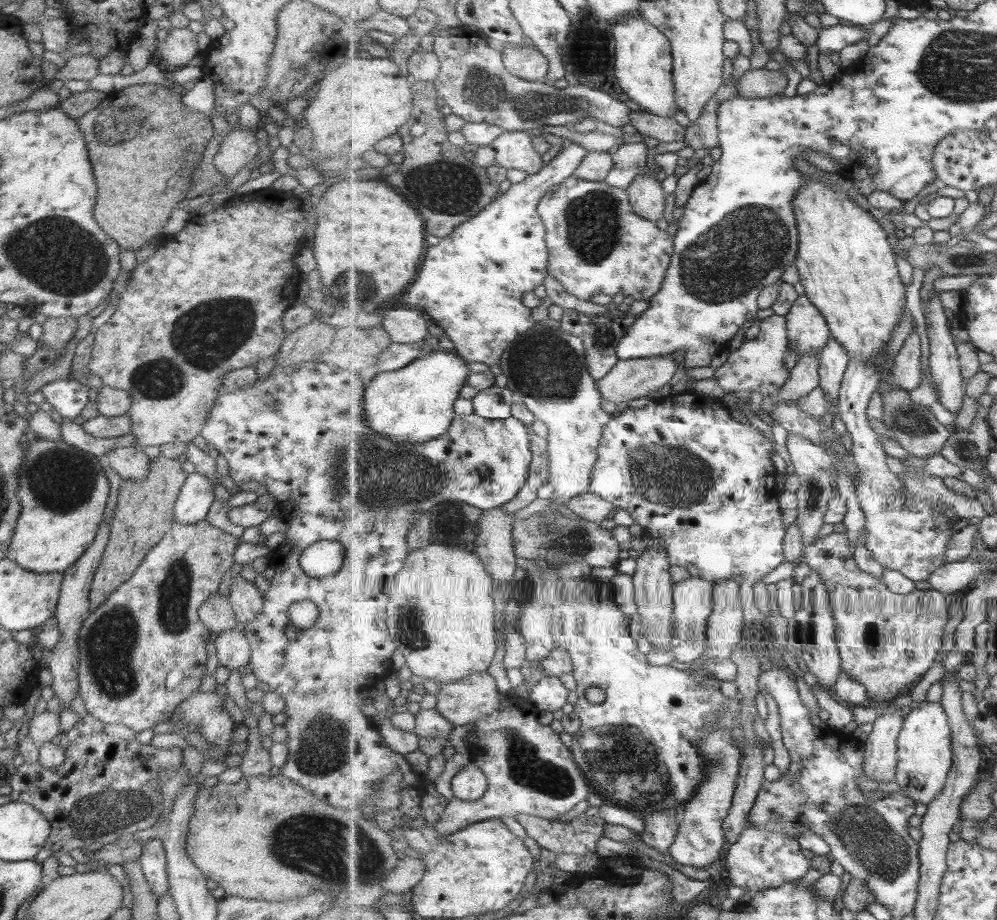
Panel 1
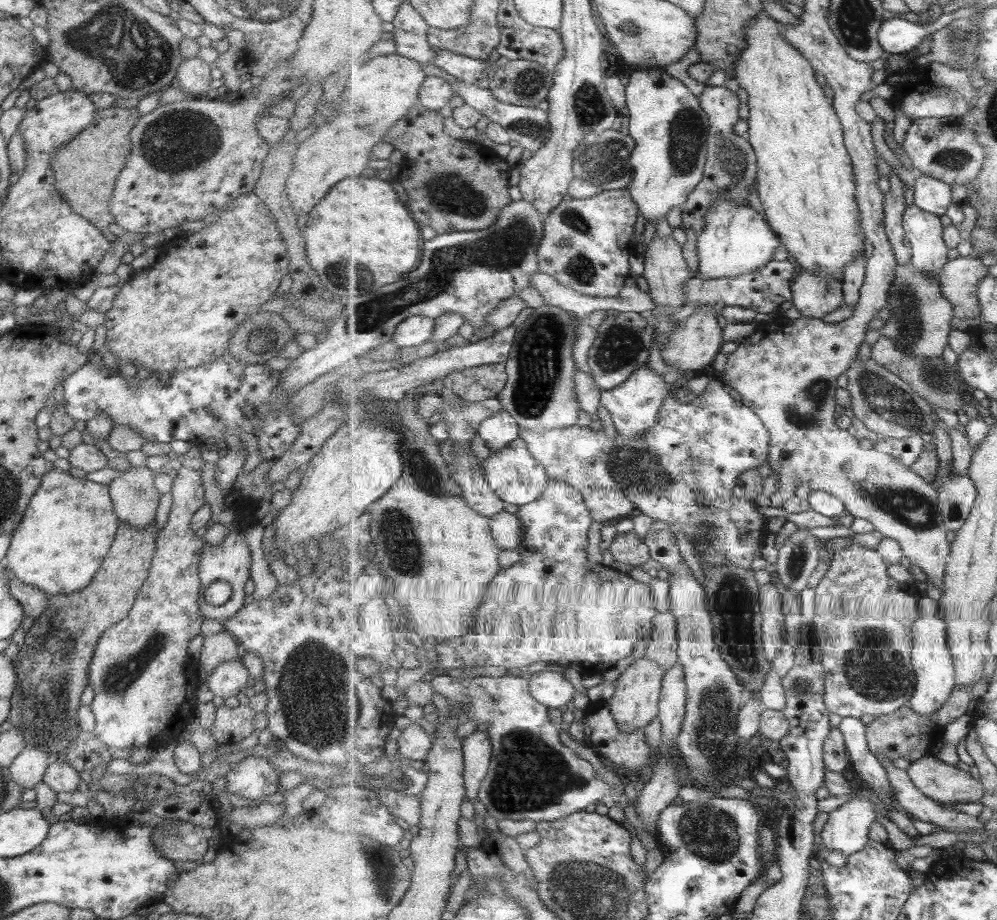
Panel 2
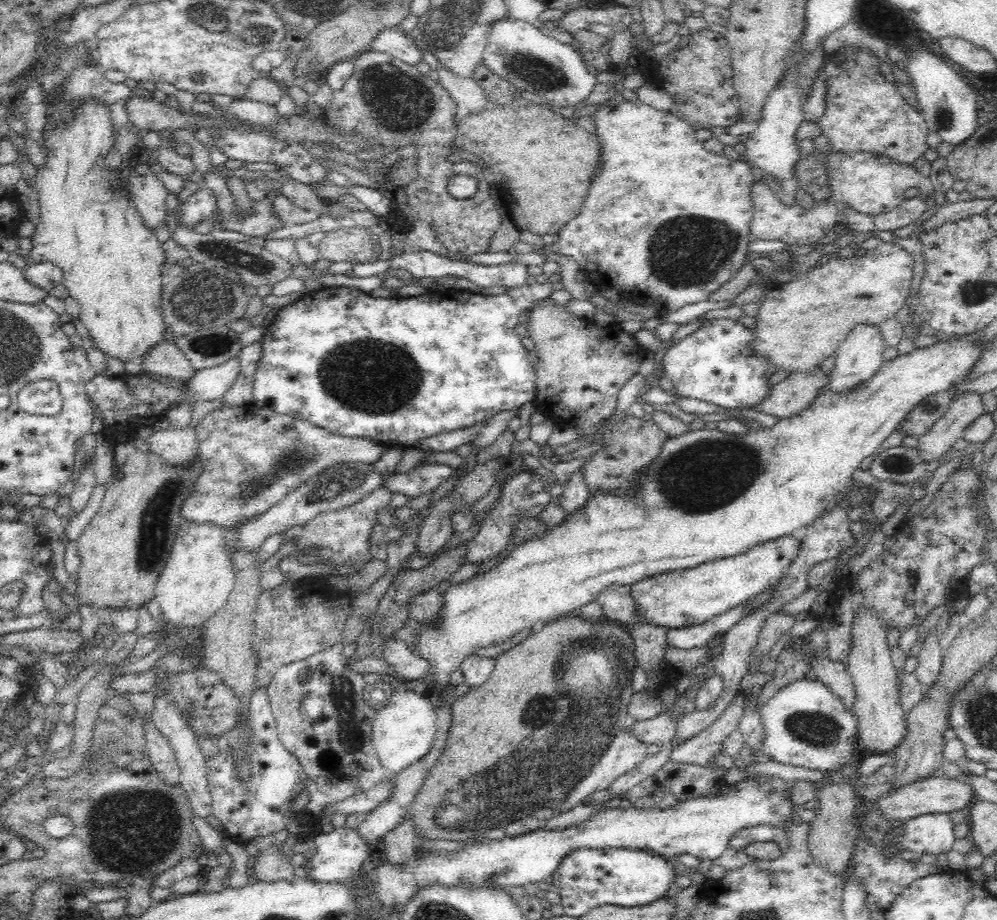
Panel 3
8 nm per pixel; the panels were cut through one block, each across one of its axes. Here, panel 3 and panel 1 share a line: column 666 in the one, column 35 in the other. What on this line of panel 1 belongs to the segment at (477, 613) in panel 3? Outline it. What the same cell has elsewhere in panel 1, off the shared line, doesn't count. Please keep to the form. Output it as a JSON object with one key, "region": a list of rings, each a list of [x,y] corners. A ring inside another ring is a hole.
{"region":[[[39,437],[24,448],[16,468],[16,479],[16,497],[19,498],[21,512],[5,556],[31,572],[62,573],[85,552],[102,520],[109,494],[109,484],[103,473],[103,458],[79,450],[62,440],[45,440]]]}

